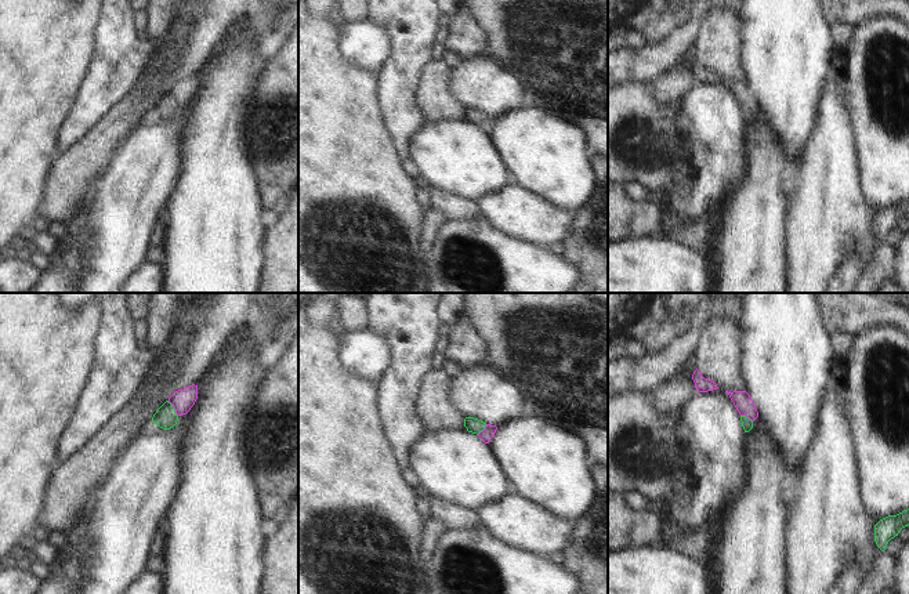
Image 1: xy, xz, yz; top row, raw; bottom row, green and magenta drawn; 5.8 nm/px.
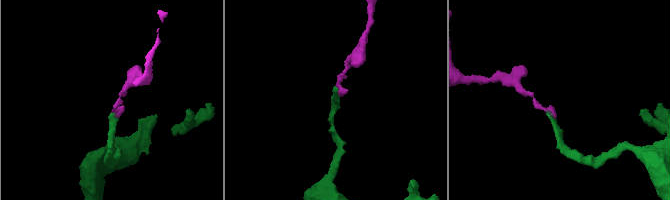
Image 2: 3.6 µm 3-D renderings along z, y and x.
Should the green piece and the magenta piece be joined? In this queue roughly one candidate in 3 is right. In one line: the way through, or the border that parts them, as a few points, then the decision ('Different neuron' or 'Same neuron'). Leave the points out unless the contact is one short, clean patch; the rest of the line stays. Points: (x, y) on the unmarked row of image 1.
Path across: xy (166, 108), (174, 100), (183, 90). Same neuron.

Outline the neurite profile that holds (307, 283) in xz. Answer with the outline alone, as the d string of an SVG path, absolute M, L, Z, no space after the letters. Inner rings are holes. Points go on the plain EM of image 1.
M298 257L298 293L333 293L311 275L301 257Z

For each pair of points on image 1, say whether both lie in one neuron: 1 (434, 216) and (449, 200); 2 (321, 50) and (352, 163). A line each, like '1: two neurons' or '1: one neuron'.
1: two neurons
2: one neuron

